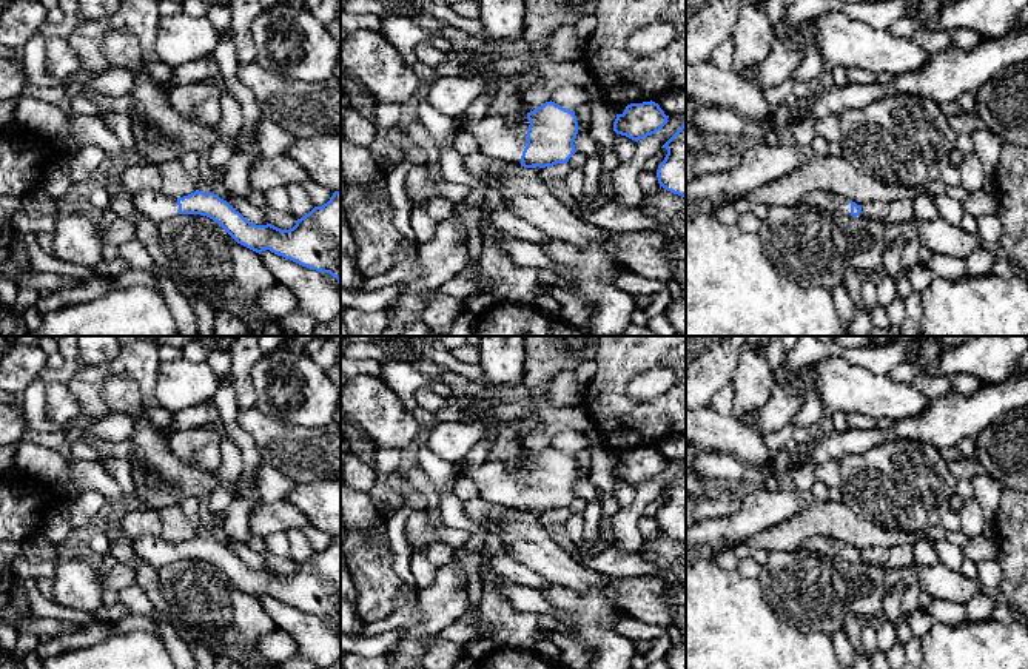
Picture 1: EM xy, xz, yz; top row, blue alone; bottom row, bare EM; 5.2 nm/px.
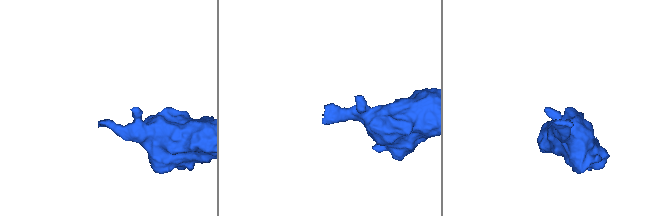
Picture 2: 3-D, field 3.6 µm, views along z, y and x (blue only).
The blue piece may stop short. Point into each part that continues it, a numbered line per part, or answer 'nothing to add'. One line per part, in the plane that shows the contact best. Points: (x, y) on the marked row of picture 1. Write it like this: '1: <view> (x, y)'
1: xz (503, 137)

